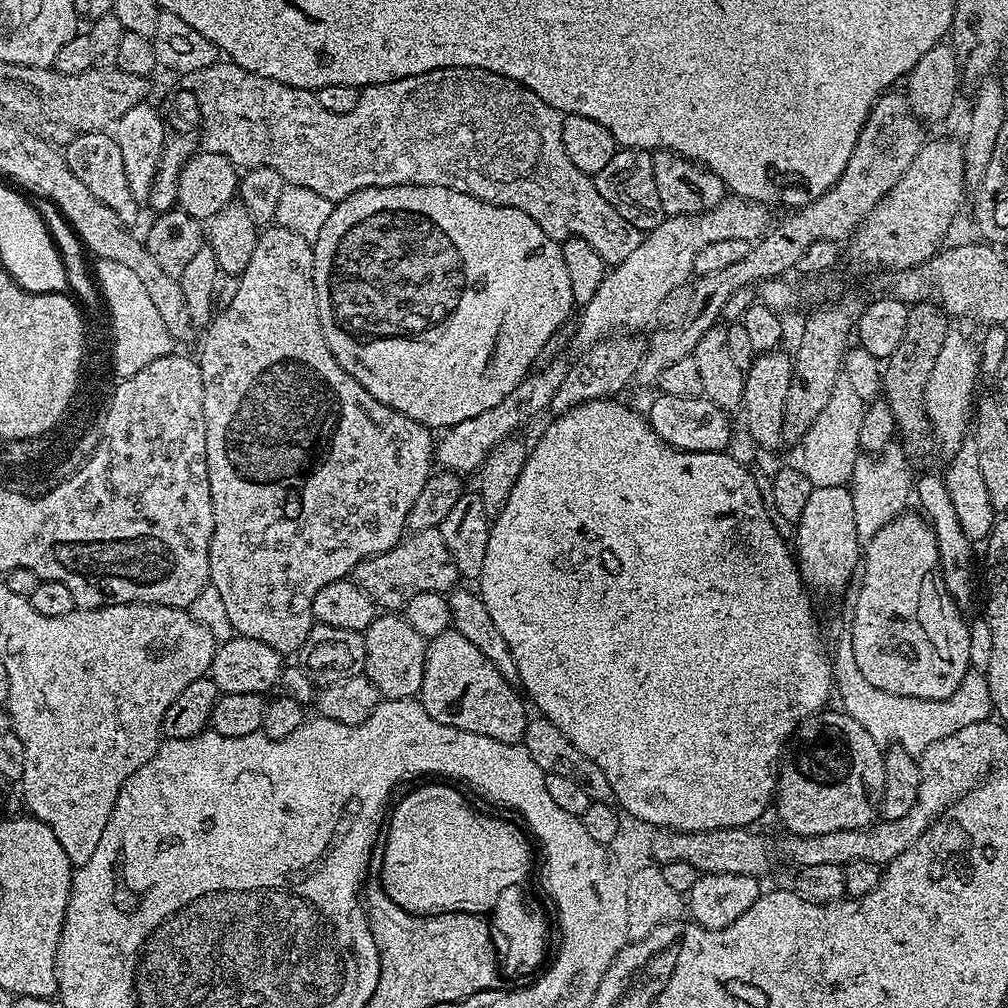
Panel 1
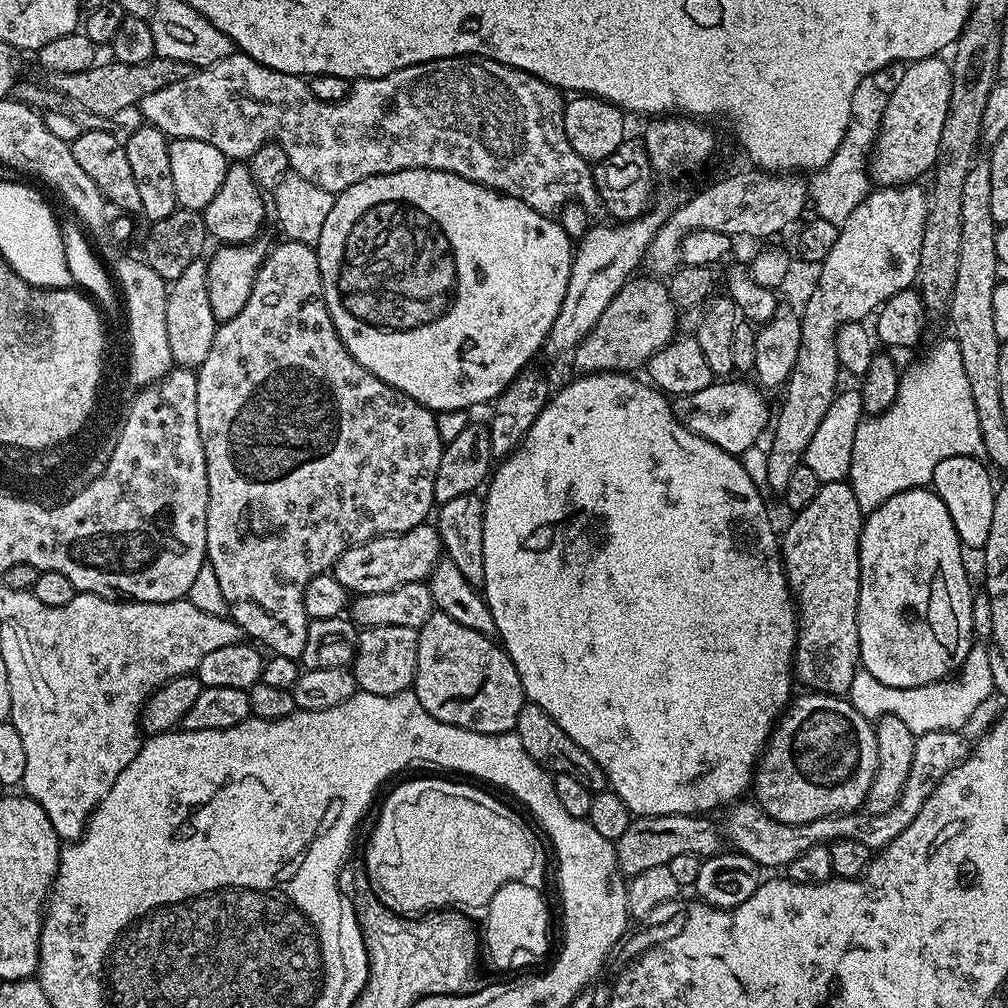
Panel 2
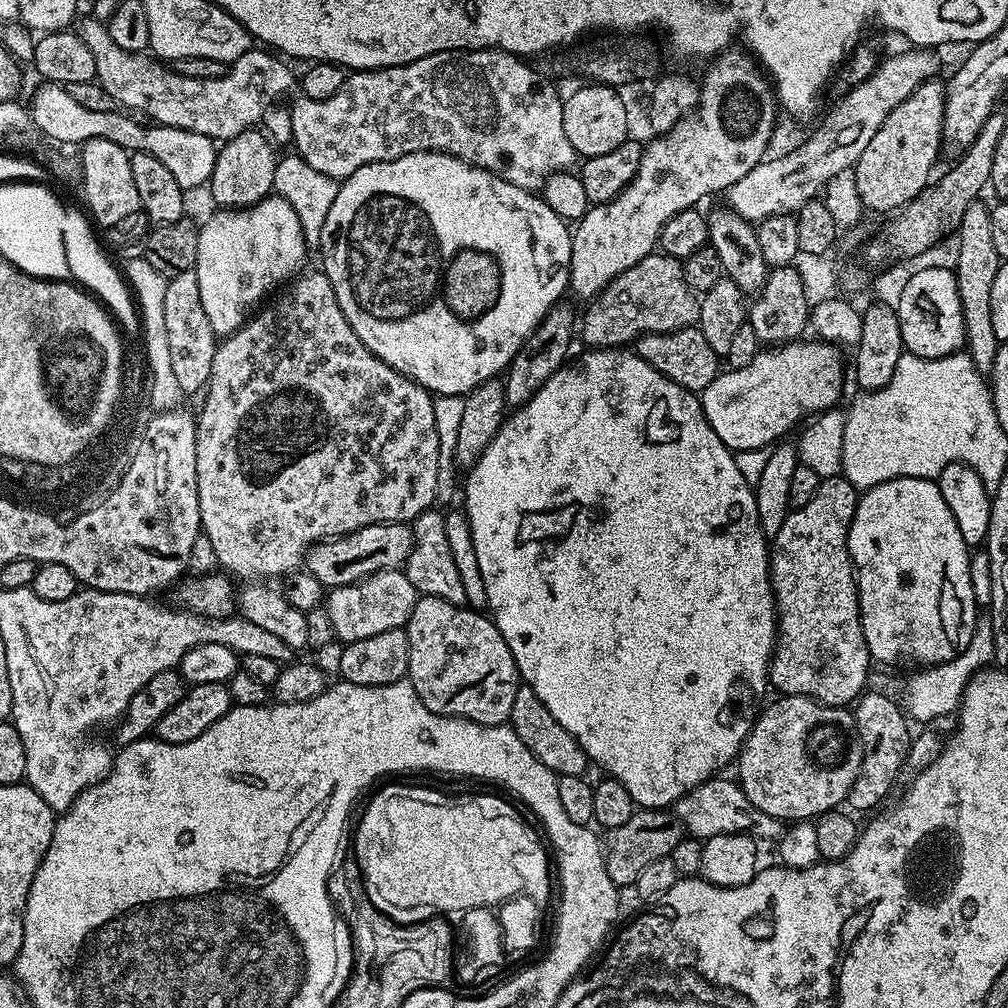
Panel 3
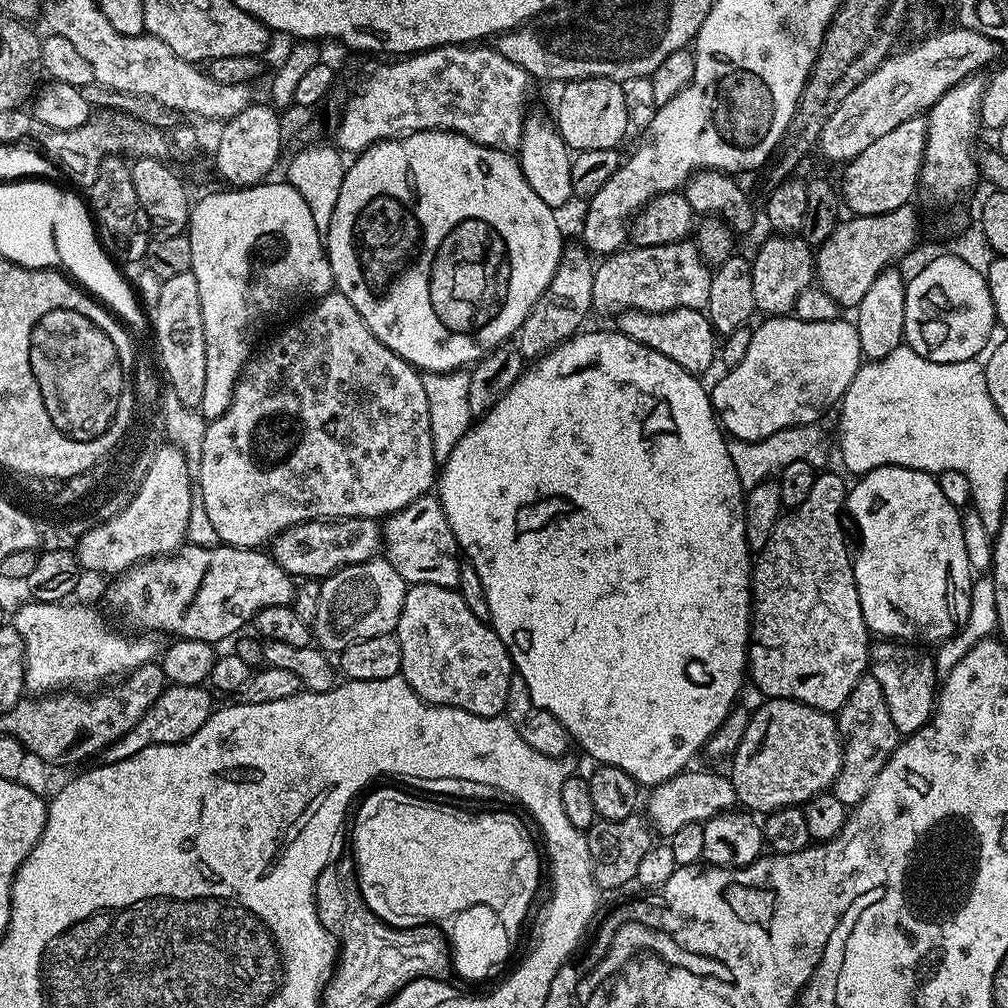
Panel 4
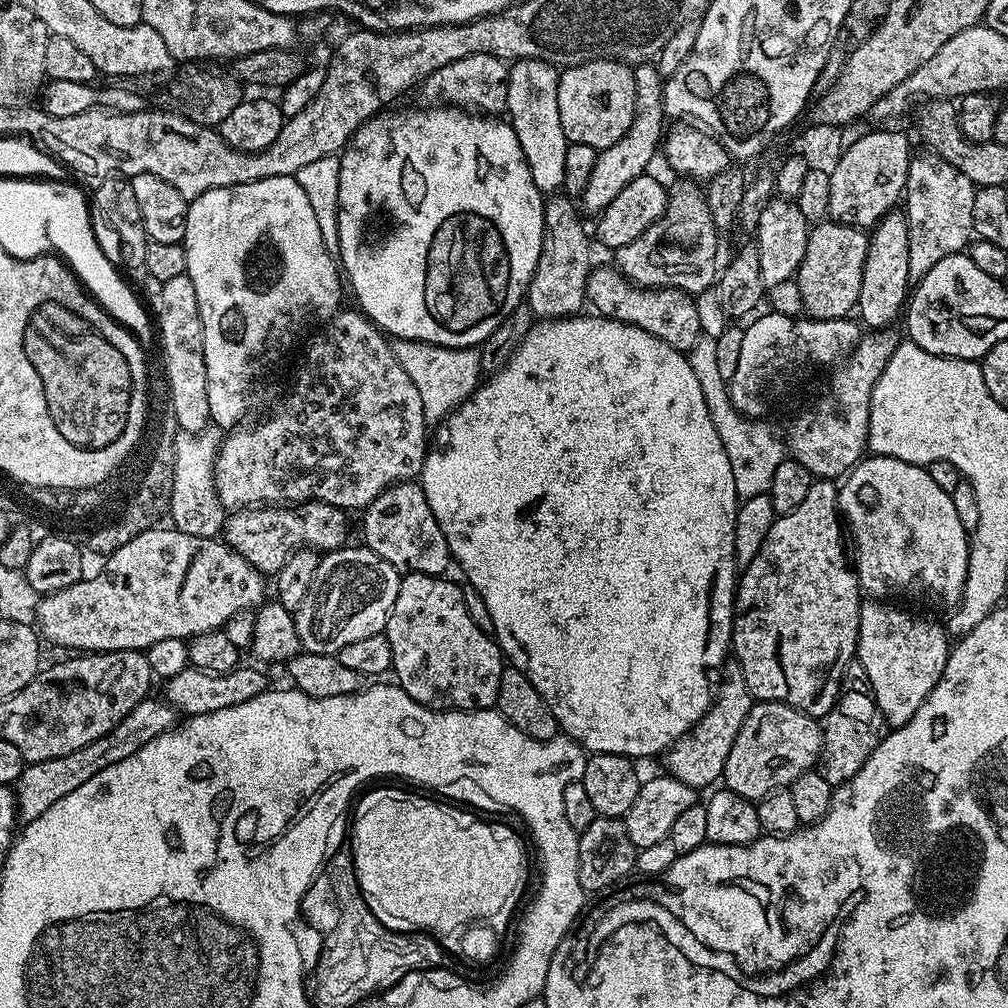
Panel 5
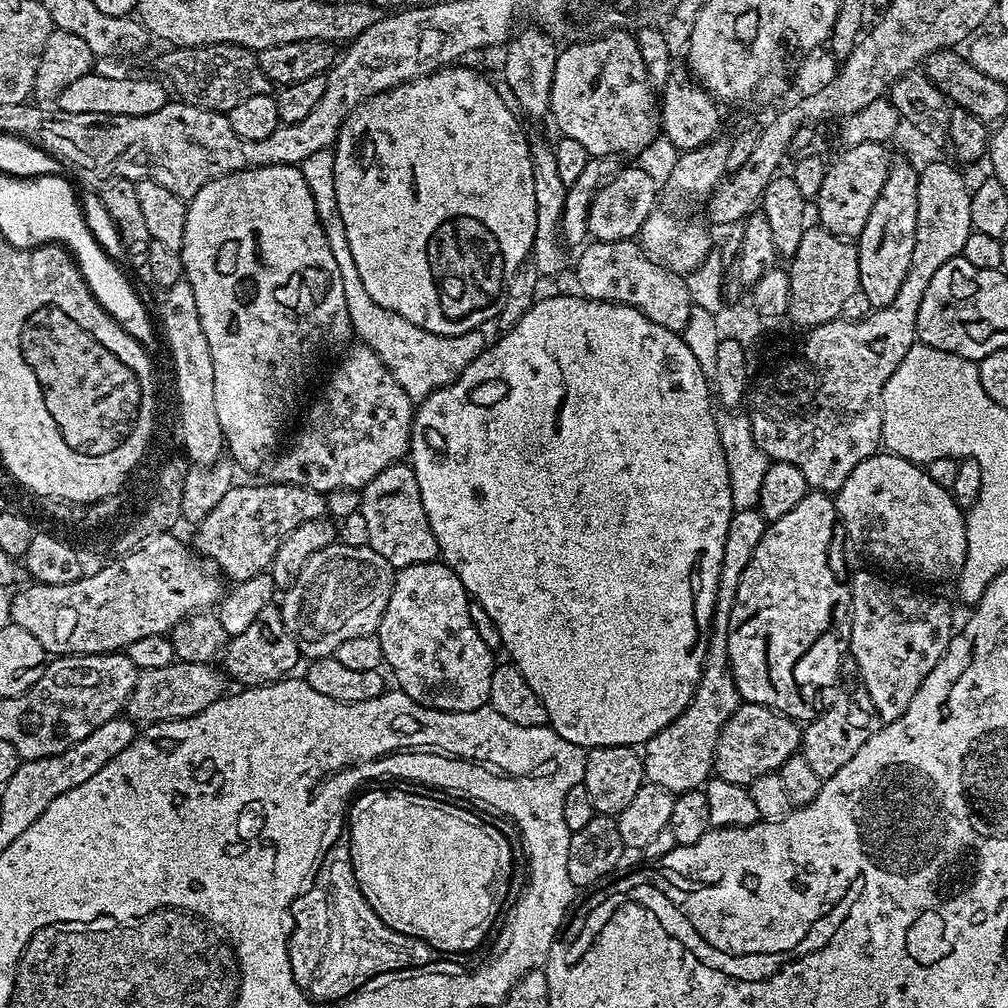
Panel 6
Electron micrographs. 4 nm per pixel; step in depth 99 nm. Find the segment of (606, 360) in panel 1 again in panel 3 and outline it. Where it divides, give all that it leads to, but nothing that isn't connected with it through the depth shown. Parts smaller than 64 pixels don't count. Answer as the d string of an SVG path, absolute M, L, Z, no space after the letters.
M653 254L634 262L628 270L618 274L600 292L595 300L582 312L582 323L578 328L579 339L584 339L589 349L618 348L631 345L646 332L673 332L679 328L693 327L700 318L700 302L697 293L686 282L683 263L677 257Z

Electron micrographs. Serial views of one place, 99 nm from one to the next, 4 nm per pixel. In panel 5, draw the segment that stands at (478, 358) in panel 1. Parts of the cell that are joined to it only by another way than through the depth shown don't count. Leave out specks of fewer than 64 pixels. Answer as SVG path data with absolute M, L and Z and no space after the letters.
M419 106L405 112L384 110L372 116L352 135L340 156L338 178L338 257L346 284L356 295L359 311L363 312L381 332L397 340L417 340L423 344L437 344L447 348L476 348L525 299L544 238L545 197L531 177L530 166L523 156L522 146L511 123L488 114L473 114L455 106Z

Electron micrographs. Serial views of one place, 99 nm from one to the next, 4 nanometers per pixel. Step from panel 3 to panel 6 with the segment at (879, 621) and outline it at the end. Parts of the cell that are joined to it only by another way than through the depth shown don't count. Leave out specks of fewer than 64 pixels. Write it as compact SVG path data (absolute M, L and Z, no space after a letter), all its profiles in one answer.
M886 450L864 459L834 496L837 517L843 531L845 528L858 551L880 564L918 572L928 578L944 578L959 573L966 554L966 516L950 491L958 468L953 458L935 458L927 463L925 470L921 465Z

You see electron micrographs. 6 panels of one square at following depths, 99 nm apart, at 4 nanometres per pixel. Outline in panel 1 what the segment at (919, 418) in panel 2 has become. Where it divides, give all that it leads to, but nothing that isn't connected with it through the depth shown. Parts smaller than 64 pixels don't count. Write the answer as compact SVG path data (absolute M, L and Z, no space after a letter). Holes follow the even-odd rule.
M956 330L949 331L948 336L942 342L942 350L938 350L938 362L934 362L934 374L930 374L930 382L924 391L924 401L928 411L928 420L932 423L932 431L935 439L940 440L950 447L956 448L960 444L960 439L965 439L970 428L970 407L974 402L972 390L976 386L976 376L978 377L978 352L972 349L972 344ZM885 450L879 454L861 454L856 460L854 466L854 474L850 481L850 491L852 493L852 501L854 502L854 526L858 530L858 538L862 542L870 541L887 523L891 522L897 516L905 511L904 503L908 500L908 492L914 488L914 473L912 474L910 461L903 451Z

